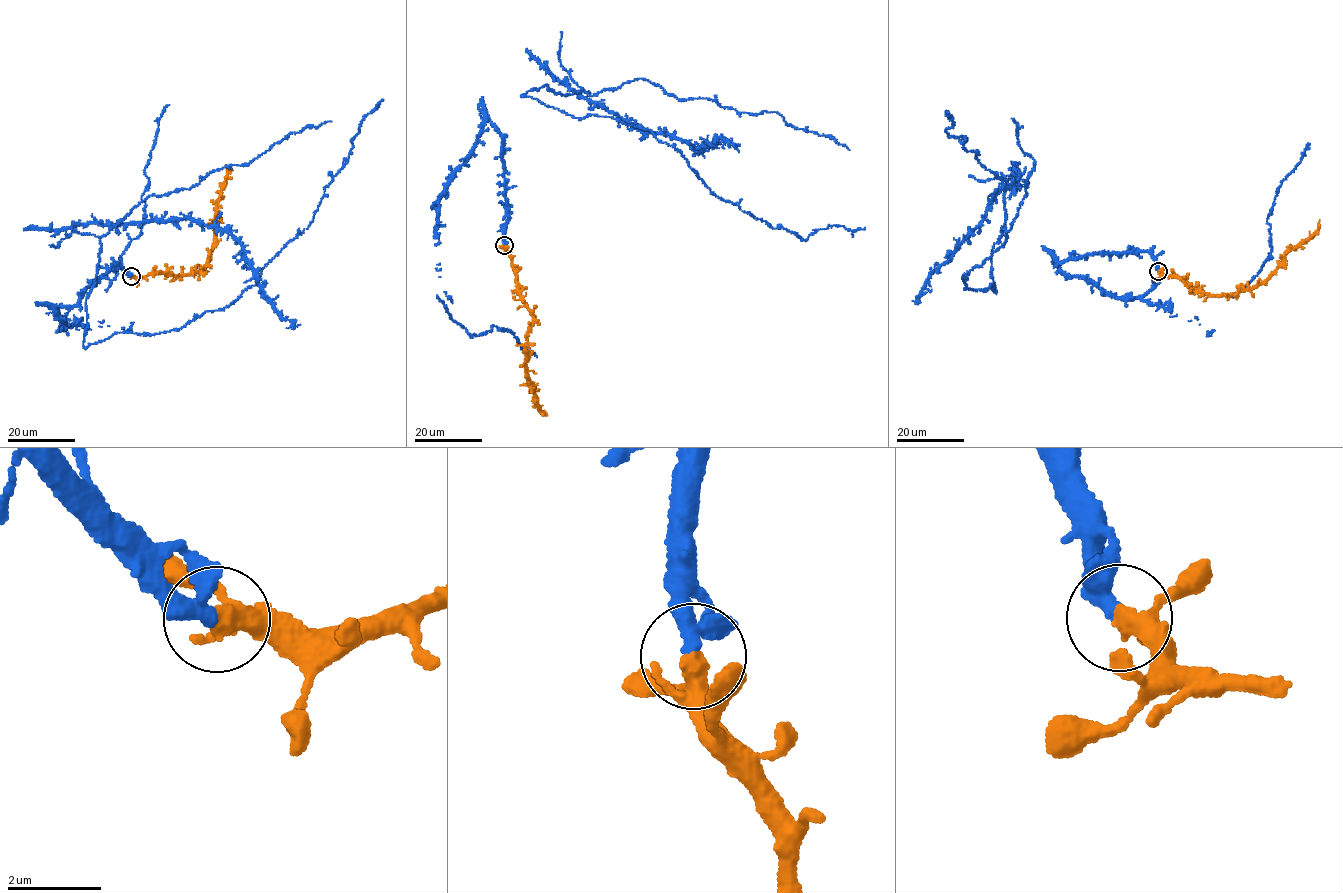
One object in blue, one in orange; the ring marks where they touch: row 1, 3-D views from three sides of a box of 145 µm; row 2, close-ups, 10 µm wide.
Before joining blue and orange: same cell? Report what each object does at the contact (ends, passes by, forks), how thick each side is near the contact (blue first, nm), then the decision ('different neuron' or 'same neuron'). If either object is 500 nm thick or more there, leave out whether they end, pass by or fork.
blue passes by; orange forks; calibres 280 and 260 nm; same neuron

